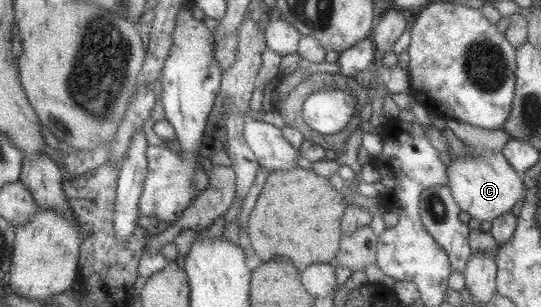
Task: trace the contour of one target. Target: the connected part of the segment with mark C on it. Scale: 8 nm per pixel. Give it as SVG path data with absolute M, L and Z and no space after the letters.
M464 145L461 154L446 167L448 188L456 201L461 215L481 221L496 219L510 211L514 203L523 196L523 182L520 174L514 171L500 151L476 152Z

